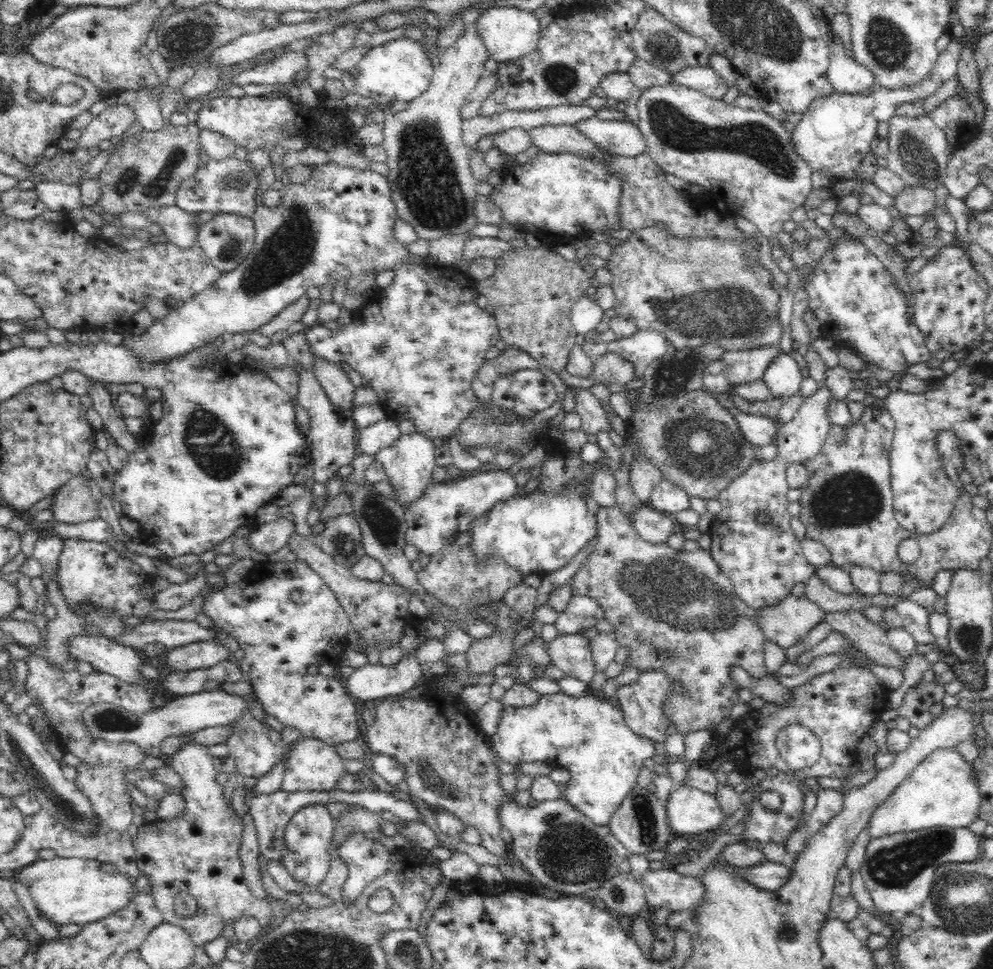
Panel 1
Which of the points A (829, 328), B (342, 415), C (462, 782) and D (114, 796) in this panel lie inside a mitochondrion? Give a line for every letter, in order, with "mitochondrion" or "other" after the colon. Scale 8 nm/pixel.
A: other
B: other
C: mitochondrion
D: mitochondrion

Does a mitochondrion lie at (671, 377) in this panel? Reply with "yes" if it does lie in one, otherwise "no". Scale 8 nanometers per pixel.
yes

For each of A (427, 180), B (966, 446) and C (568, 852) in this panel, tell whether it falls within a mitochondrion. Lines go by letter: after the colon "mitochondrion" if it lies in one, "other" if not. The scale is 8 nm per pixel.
A: mitochondrion
B: other
C: mitochondrion

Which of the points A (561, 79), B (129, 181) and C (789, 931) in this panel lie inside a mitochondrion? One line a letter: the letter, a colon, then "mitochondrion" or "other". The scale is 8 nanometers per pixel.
A: mitochondrion
B: mitochondrion
C: mitochondrion

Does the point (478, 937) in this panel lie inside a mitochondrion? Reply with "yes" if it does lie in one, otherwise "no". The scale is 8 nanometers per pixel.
no

